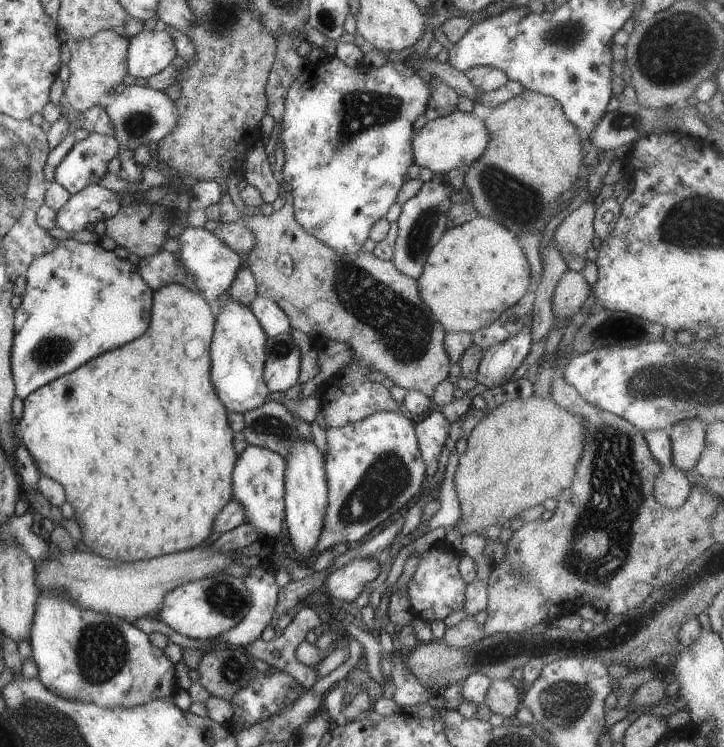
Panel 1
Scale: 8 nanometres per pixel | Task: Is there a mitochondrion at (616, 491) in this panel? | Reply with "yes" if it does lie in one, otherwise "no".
yes

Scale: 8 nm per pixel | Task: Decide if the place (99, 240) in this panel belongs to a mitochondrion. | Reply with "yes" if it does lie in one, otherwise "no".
no

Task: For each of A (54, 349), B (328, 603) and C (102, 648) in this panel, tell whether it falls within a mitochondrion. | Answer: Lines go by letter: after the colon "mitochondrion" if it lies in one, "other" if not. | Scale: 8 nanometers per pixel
A: mitochondrion
B: other
C: mitochondrion

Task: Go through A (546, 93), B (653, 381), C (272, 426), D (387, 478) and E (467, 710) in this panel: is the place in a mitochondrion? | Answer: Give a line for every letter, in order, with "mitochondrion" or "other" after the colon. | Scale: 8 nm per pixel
A: other
B: mitochondrion
C: mitochondrion
D: mitochondrion
E: other

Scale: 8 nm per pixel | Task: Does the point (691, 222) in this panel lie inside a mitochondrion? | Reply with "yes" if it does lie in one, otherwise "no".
yes

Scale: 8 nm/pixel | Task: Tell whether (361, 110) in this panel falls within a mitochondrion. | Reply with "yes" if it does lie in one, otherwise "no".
yes

